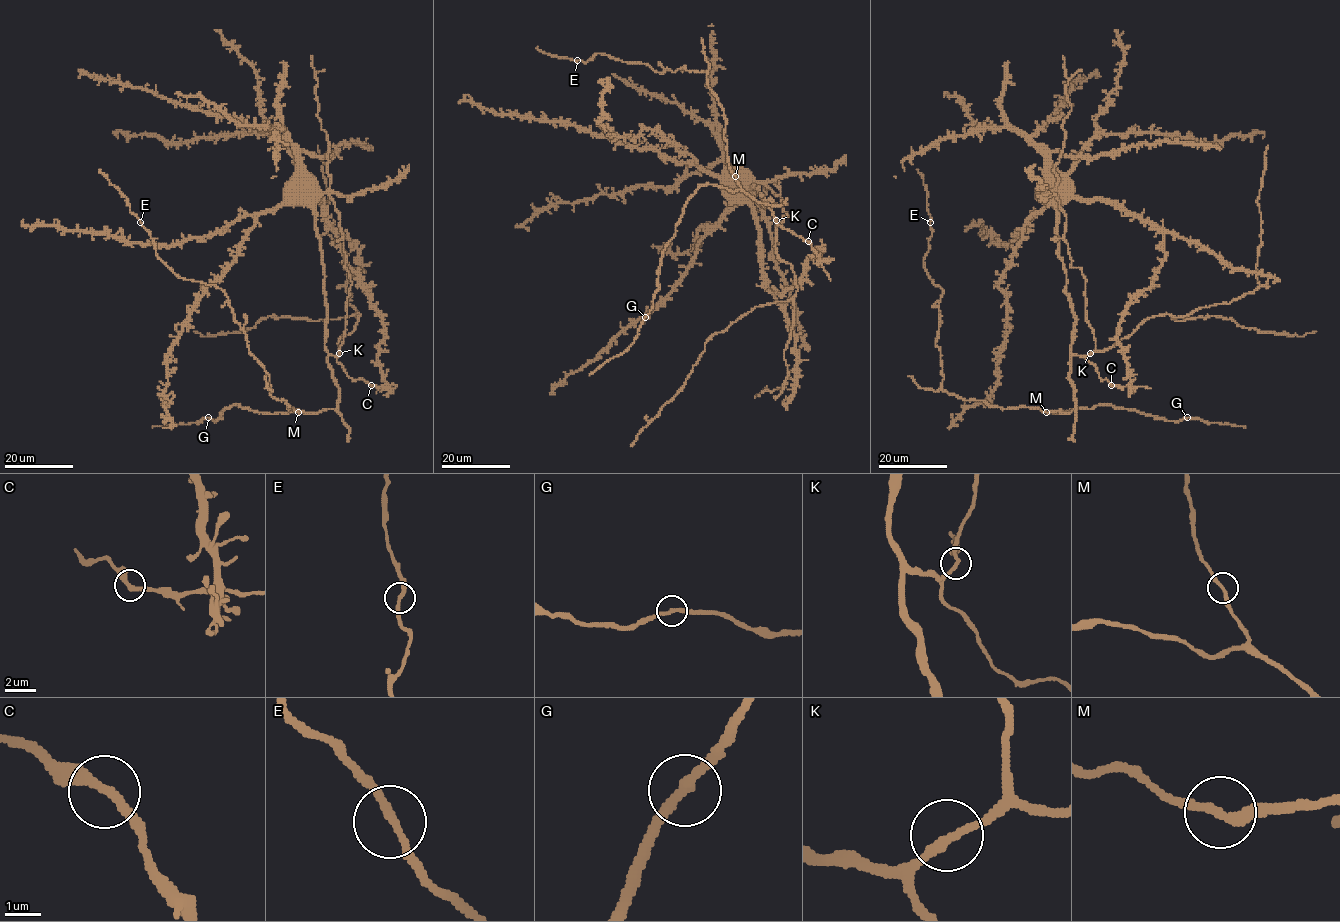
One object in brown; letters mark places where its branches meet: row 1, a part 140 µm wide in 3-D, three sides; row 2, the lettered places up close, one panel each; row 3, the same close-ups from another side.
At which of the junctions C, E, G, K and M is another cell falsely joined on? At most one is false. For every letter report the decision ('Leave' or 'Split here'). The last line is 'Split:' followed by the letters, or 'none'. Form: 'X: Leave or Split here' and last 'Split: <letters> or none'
C: Leave
E: Leave
G: Leave
K: Leave
M: Leave
Split: none

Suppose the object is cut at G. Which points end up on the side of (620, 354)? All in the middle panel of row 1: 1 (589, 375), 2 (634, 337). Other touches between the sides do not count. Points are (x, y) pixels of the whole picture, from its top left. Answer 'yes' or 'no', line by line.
1: yes
2: yes

